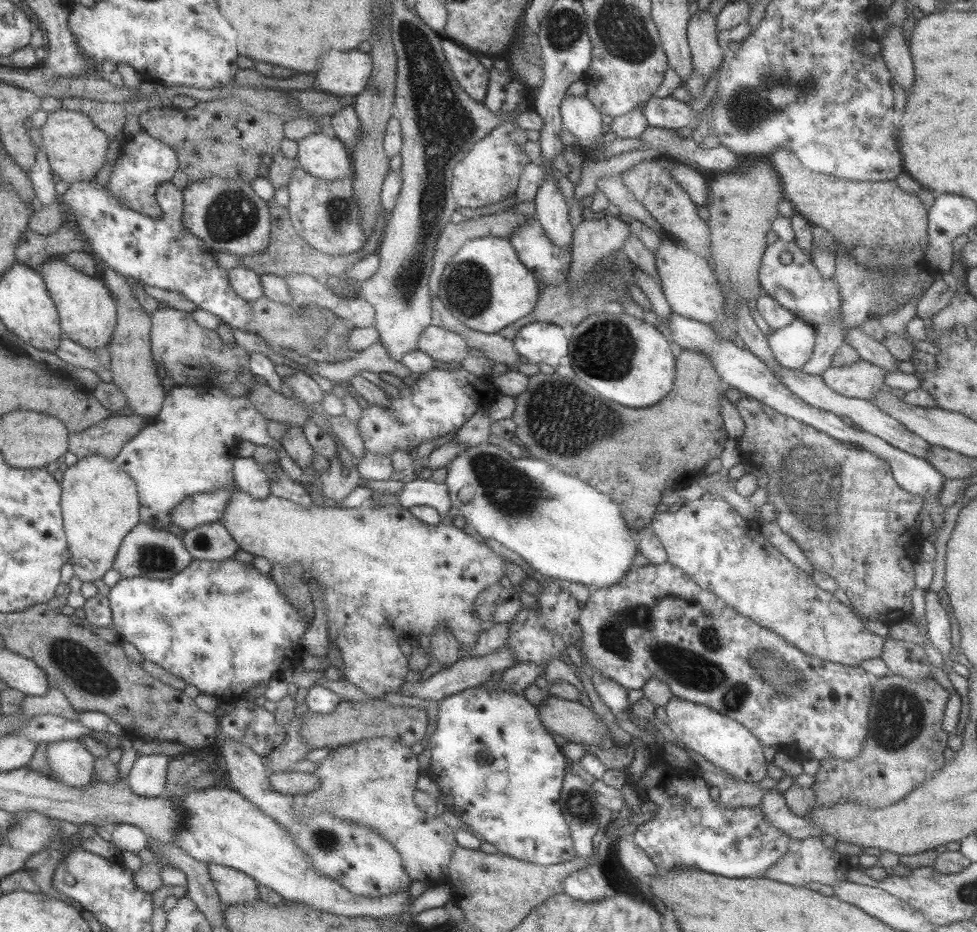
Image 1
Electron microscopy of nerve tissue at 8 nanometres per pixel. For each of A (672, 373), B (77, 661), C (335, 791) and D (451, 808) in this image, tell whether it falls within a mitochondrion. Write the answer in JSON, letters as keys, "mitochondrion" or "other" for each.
{"A":"other","B":"mitochondrion","C":"mitochondrion","D":"other"}

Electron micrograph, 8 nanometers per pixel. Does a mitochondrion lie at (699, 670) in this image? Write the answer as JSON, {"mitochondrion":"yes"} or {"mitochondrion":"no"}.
{"mitochondrion":"yes"}

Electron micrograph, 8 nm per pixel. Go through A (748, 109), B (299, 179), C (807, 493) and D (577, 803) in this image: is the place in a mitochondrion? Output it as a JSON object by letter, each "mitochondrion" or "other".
{"A":"mitochondrion","B":"other","C":"mitochondrion","D":"mitochondrion"}

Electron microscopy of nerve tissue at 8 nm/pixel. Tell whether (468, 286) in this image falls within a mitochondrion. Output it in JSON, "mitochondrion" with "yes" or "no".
{"mitochondrion":"yes"}

